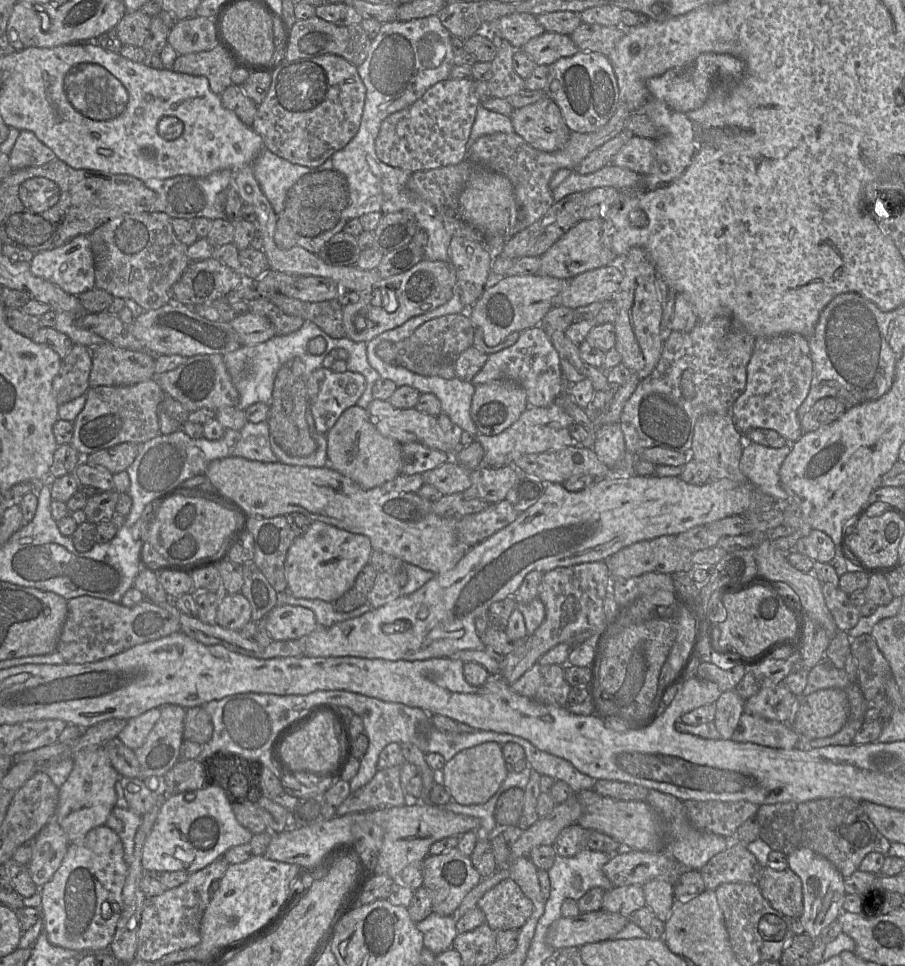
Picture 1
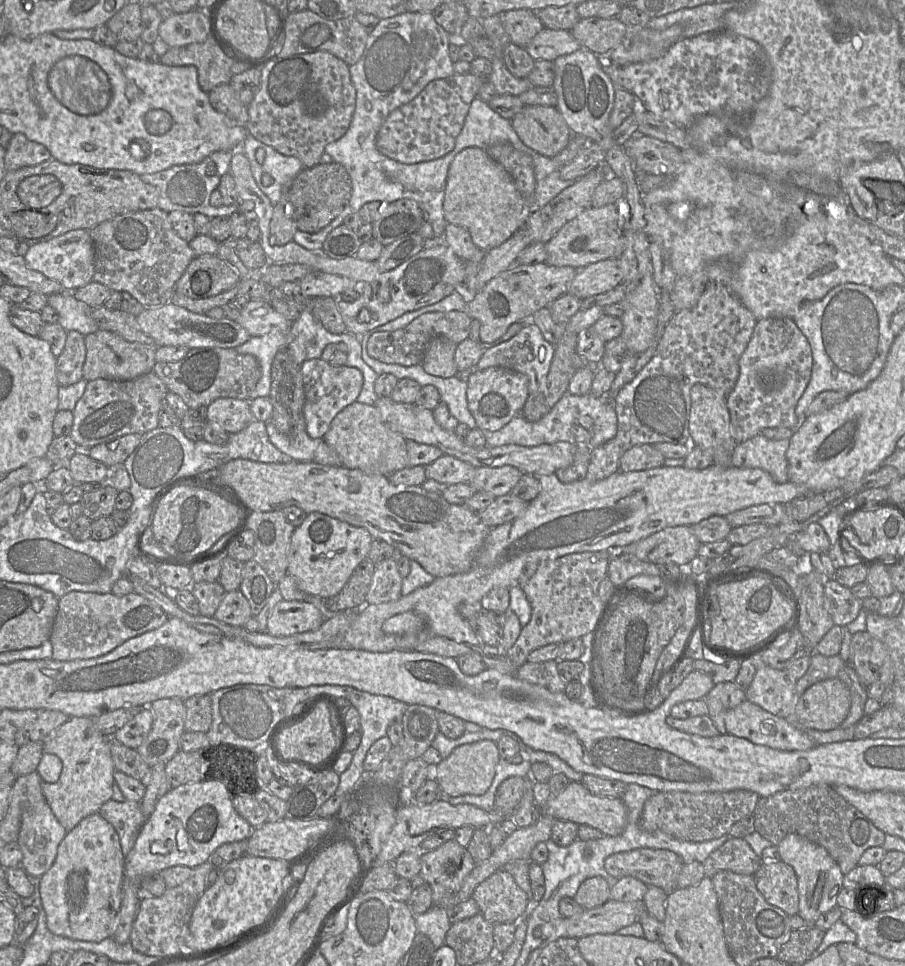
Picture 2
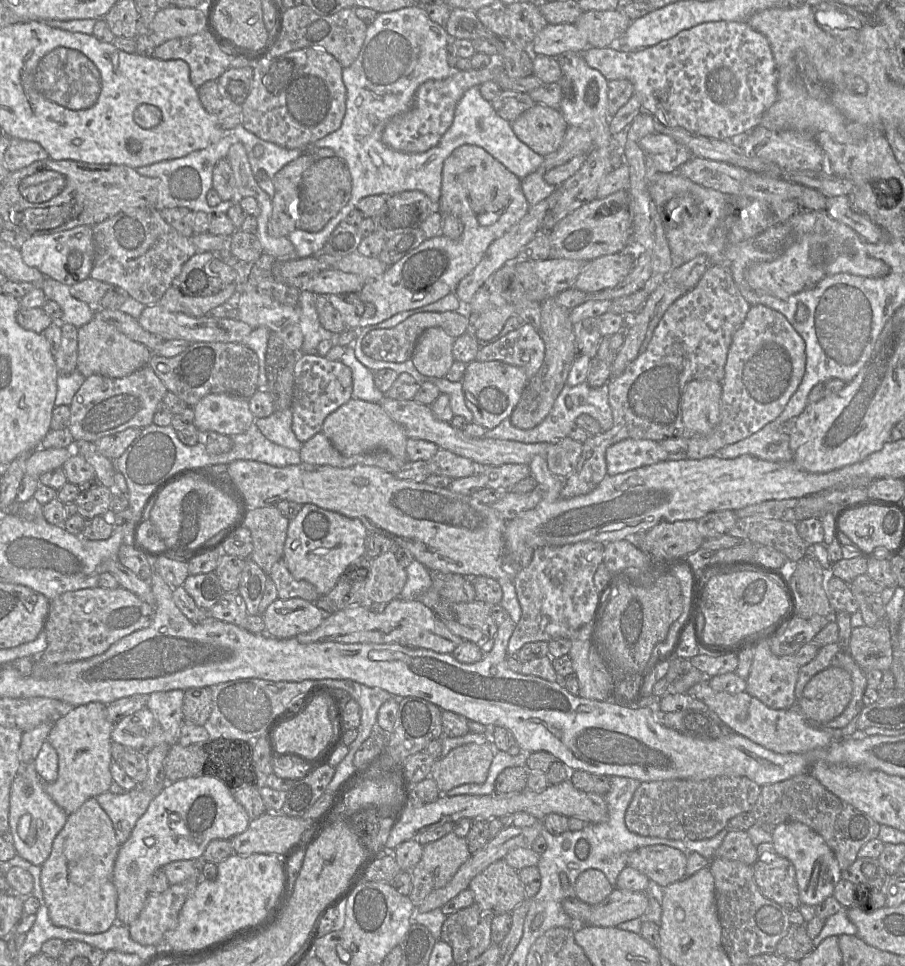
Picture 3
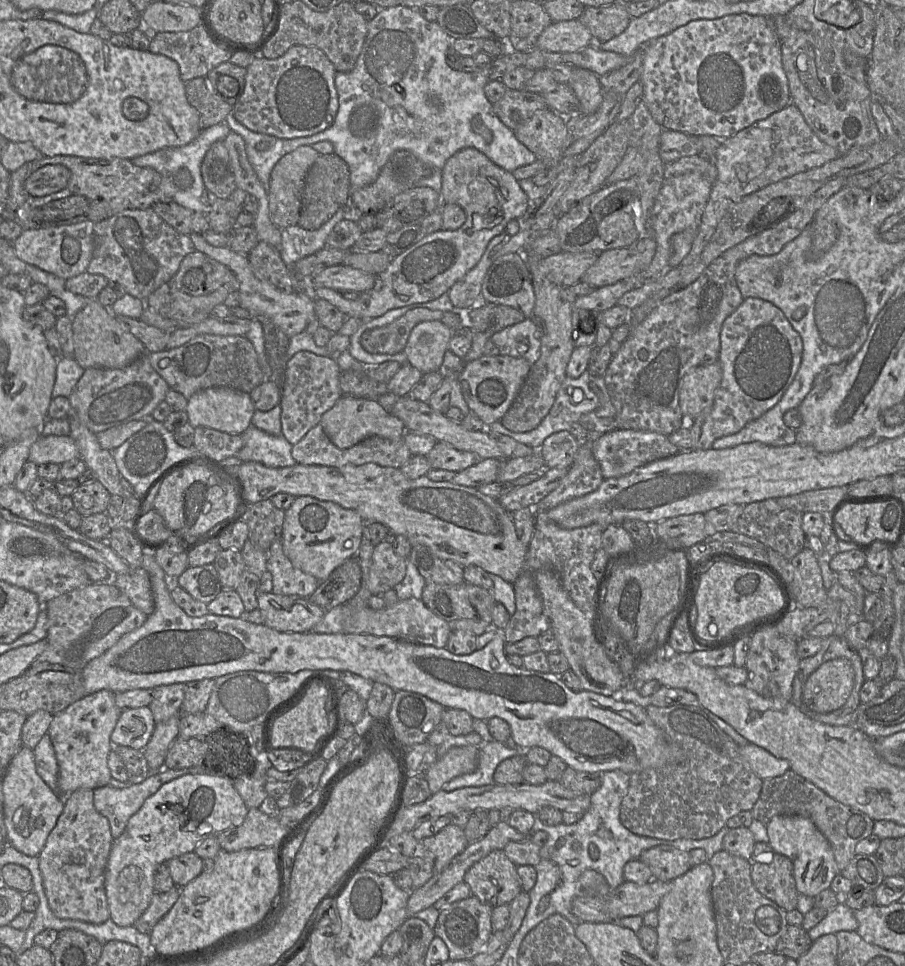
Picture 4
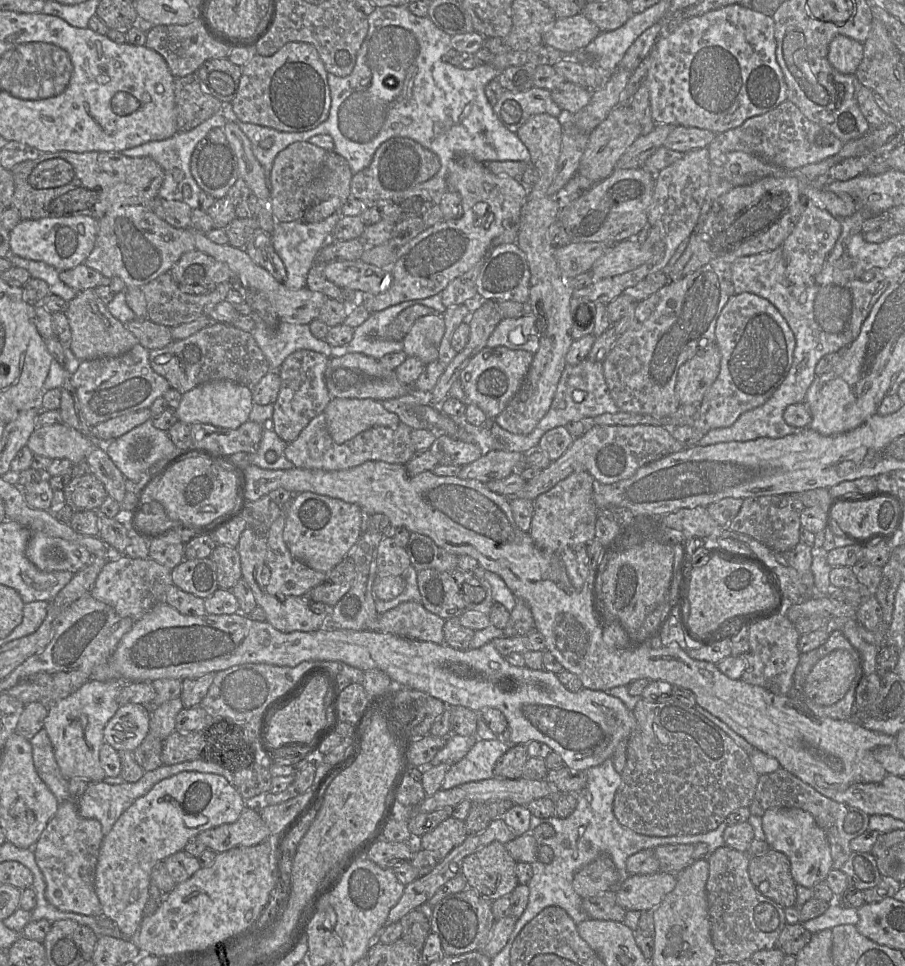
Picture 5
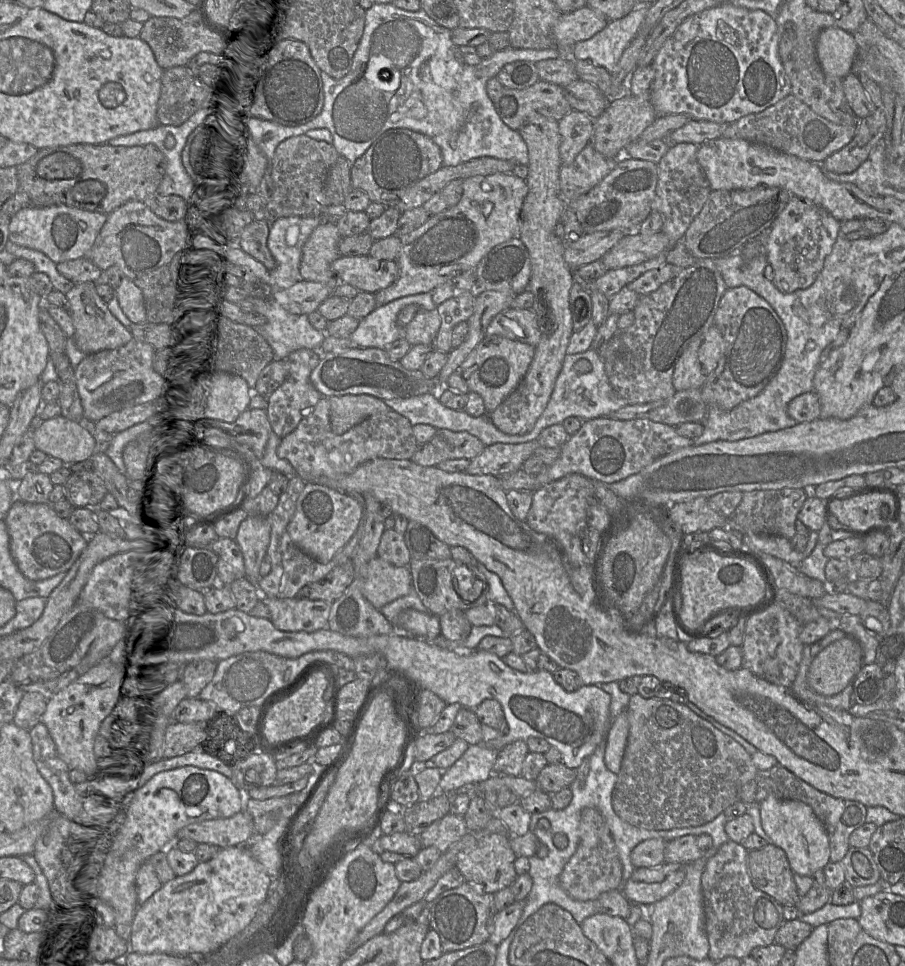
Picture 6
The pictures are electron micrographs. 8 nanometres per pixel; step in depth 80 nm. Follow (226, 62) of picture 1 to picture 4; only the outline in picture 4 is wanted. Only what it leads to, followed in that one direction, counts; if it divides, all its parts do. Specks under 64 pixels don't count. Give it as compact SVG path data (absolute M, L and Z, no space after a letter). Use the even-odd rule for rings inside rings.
M200 25L185 32L156 33L150 40L149 51L174 60L179 65L180 77L183 82L197 77L206 77L212 69L229 61L232 56L226 49L214 44Z

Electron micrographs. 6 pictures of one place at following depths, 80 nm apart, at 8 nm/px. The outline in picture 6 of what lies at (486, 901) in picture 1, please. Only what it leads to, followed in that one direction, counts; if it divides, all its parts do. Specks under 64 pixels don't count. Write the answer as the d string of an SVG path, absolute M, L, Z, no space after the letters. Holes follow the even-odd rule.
M490 834L479 840L475 846L459 853L456 867L467 882L484 893L495 894L510 887L518 876L514 866L516 857L510 845L510 835Z

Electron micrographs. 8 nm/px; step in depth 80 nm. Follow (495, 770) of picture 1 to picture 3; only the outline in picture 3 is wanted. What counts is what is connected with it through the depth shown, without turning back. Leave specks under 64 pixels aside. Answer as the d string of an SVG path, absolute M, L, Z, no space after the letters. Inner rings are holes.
M491 742L465 744L436 759L430 773L440 791L463 784L482 784L488 776L496 749Z

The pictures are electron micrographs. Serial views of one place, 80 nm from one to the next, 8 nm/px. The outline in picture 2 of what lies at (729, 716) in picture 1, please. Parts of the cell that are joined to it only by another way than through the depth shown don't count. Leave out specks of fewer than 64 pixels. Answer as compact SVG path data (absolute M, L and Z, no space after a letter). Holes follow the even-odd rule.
M735 681L715 684L703 699L708 705L708 716L721 735L726 734L725 715L746 700L746 691Z

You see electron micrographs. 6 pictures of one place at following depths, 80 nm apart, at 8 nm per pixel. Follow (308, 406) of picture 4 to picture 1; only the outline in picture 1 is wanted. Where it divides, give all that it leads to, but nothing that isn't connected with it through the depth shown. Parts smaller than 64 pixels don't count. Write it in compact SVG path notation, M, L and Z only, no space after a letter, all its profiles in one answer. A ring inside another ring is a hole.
M325 367L313 371L307 393L316 431L326 435L341 414L357 404L365 388L366 380L360 373L337 373Z

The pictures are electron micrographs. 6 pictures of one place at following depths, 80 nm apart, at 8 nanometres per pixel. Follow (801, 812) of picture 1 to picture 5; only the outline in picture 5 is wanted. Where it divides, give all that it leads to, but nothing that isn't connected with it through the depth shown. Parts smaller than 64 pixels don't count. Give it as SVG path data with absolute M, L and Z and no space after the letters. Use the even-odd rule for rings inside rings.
M782 767L775 772L759 776L754 799L749 807L752 815L761 818L771 808L798 808L810 813L827 836L834 869L841 869L848 860L852 852L851 840L869 828L869 815L867 813L825 797Z

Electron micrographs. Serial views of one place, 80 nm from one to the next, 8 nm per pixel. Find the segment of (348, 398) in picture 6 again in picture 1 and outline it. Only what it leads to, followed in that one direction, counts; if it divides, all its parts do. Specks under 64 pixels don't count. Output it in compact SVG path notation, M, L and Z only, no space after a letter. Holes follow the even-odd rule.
M357 404L341 414L326 437L328 466L362 489L382 487L400 474L402 445L383 436L370 421L367 410Z

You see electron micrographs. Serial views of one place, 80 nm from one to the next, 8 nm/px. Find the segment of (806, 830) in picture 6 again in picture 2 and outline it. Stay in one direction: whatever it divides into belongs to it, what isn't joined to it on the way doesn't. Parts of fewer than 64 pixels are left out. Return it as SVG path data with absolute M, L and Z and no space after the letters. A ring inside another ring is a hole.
M788 834L777 845L780 859L790 865L797 876L799 915L814 926L818 918L837 906L837 894L843 888L844 875L827 850L798 834Z

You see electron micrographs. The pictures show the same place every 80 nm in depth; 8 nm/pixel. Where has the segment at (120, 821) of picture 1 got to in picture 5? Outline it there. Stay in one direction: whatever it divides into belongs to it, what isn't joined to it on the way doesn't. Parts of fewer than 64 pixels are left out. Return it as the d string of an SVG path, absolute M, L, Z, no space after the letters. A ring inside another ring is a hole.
M203 759L181 762L173 765L161 765L160 767L146 771L142 778L134 783L123 783L111 785L104 781L89 782L84 794L77 800L79 814L84 818L96 819L102 825L104 835L108 834L119 817L140 797L146 795L158 782L184 771L197 771L205 773L215 773L225 777L234 785L234 772L223 768L222 766L207 762Z

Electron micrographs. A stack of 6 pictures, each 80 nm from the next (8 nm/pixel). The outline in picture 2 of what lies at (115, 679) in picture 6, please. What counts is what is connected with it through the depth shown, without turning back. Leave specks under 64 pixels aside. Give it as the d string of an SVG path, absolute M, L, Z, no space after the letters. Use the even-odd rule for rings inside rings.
M69 717L43 742L43 752L54 754L62 761L59 780L55 783L42 781L41 788L56 819L68 832L85 817L99 813L101 806L113 798L116 768L109 738L96 727L95 718Z

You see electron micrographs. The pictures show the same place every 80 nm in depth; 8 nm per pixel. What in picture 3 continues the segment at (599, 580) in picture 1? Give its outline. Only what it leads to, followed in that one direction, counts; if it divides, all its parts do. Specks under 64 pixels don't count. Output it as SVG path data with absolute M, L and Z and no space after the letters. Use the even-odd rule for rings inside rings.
M592 541L534 549L530 564L514 577L521 617L509 639L508 656L514 656L526 643L569 639L582 626L592 625L601 601L593 578L603 555L604 545Z

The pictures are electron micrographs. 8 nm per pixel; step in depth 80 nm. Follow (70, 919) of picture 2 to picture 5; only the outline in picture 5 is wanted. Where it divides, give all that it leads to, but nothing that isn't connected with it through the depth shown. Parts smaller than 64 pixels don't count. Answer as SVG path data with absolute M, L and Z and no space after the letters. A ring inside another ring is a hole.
M75 777L69 779L68 784L70 799L59 804L33 846L35 861L45 880L45 896L50 904L63 912L98 917L103 910L95 889L95 876L105 835L98 820L84 818L78 812L77 800L84 794L89 782Z

